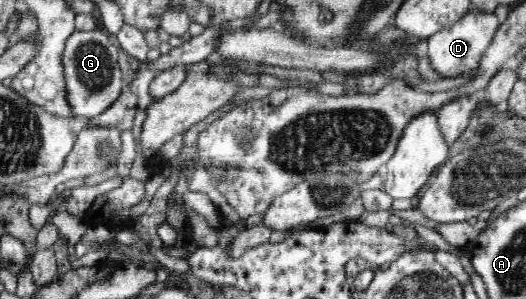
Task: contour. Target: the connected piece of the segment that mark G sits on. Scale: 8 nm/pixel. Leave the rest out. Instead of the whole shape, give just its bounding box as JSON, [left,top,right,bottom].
[63,29,124,119]

